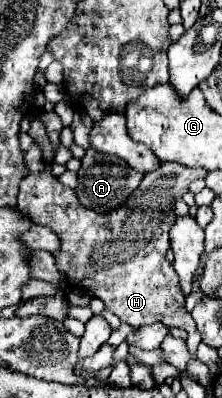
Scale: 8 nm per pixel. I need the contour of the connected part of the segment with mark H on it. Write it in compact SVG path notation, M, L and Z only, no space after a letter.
M162 163L158 169L144 175L142 185L128 197L128 201L120 209L106 215L98 215L92 209L82 207L76 193L70 187L62 185L58 177L50 173L50 169L44 169L38 173L30 173L22 179L18 191L18 209L28 213L34 223L50 227L54 233L58 233L62 247L56 255L56 265L72 281L72 287L80 287L90 295L102 299L106 303L106 309L112 311L122 323L142 327L154 321L162 321L168 327L184 329L188 333L188 349L194 355L200 343L200 333L194 325L192 315L184 309L184 297L178 287L178 277L166 259L166 251L170 249L168 231L176 221L176 215L172 211L174 201L188 191L188 183L204 177L206 169L186 169L184 165Z

